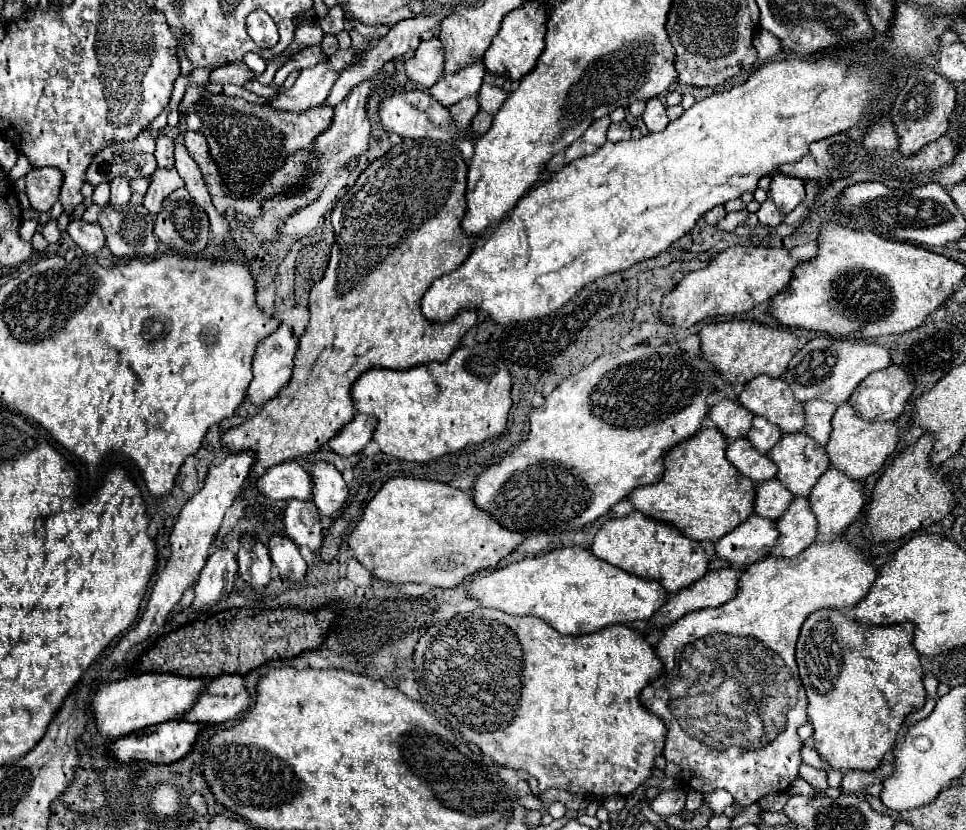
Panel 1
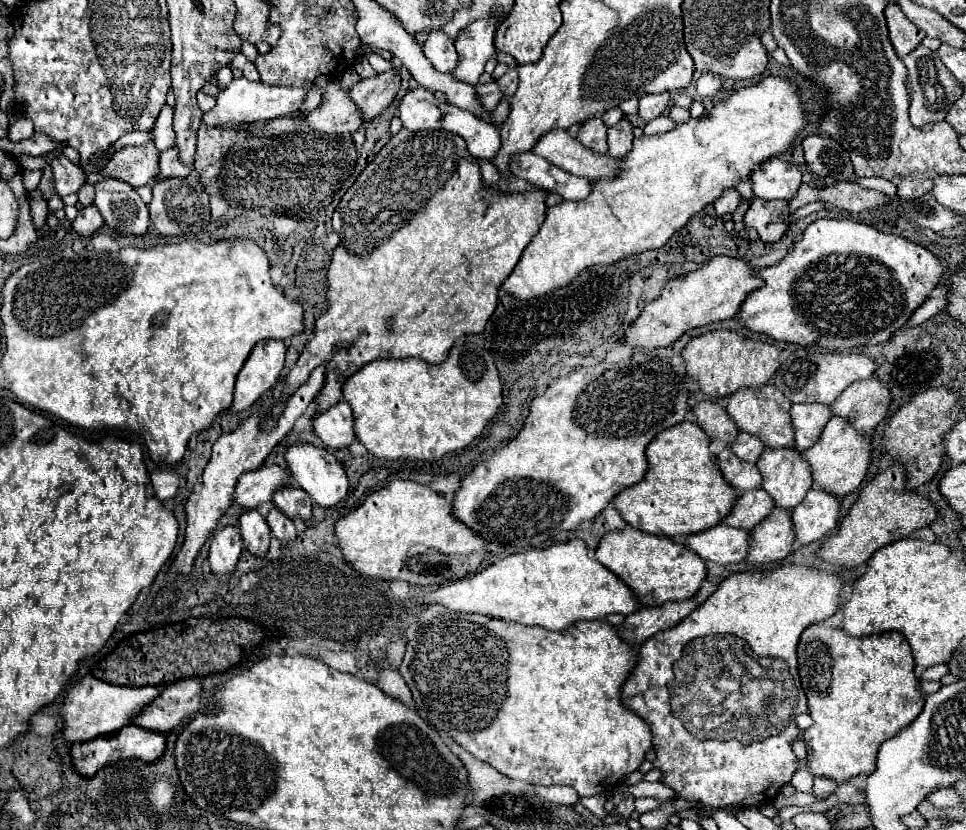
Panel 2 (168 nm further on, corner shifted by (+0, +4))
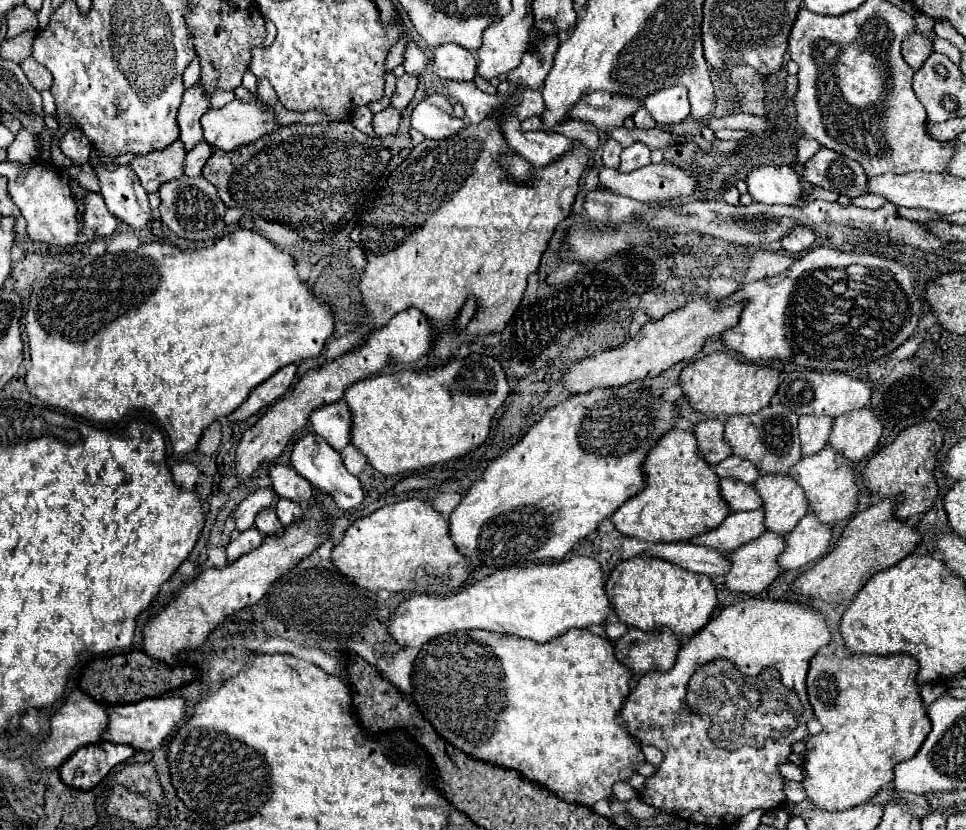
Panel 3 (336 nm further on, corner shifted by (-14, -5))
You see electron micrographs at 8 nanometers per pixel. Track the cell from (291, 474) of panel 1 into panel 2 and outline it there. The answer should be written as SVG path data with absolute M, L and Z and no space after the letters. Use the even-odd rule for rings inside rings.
M261 466L245 472L235 488L235 502L245 508L257 508L263 502L271 502L273 494L291 484L291 474L281 466Z

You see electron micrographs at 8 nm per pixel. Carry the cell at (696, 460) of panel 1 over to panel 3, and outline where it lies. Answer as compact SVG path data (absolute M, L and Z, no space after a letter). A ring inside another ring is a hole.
M681 429L665 433L647 453L643 461L645 489L621 505L613 515L611 523L627 537L635 537L651 543L673 543L689 541L695 535L715 529L727 513L727 505L719 501L719 477L699 457L695 435Z

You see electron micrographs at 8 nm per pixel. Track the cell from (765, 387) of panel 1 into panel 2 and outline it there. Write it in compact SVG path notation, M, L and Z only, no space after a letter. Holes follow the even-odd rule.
M765 384L763 388L741 388L729 396L729 404L727 404L727 412L733 416L739 430L759 436L769 448L793 444L793 424L791 424L789 408L791 402L773 384Z

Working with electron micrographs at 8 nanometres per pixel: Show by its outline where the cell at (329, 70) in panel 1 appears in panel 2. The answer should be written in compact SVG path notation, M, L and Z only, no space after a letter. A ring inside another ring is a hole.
M233 78L233 82L217 94L217 104L213 110L203 114L203 122L209 126L229 126L241 122L265 122L279 116L289 116L301 110L305 96L313 88L313 82L303 82L301 86L267 86L261 82L249 82L247 78Z

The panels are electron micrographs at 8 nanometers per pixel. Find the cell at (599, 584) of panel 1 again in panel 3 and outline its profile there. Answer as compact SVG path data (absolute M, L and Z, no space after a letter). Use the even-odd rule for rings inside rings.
M571 557L557 563L501 569L443 599L411 595L387 619L387 631L401 647L421 647L443 633L465 629L485 629L547 643L571 627L587 629L609 617L613 617L613 609L603 587L601 565L591 557Z

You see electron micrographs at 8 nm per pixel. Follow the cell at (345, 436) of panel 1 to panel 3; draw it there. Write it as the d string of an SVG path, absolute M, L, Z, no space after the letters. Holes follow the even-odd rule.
M335 401L315 409L309 417L317 435L321 435L333 449L343 451L349 445L351 413L345 401Z

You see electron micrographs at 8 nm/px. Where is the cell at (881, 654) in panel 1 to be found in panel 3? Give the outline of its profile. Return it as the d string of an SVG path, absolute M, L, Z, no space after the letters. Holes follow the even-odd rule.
M815 655L811 665L809 665L809 673L807 673L807 695L809 695L809 703L813 707L813 715L815 719L823 725L823 731L819 735L809 735L805 739L805 755L803 755L803 775L805 779L801 781L803 785L803 791L809 799L809 803L821 811L845 811L845 809L851 809L851 807L857 807L865 801L869 801L883 785L887 785L889 781L893 781L893 767L901 761L907 761L911 757L915 757L915 753L919 751L919 747L923 745L925 737L929 735L931 731L931 721L927 719L927 711L921 703L921 697L919 697L919 691L917 691L917 683L915 683L915 677L917 677L917 671L919 671L919 663L911 657L911 655L849 655L849 657L835 657L835 655Z

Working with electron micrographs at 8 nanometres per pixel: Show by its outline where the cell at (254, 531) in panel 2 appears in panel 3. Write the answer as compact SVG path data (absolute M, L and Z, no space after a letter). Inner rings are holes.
M275 507L263 509L257 513L255 517L255 527L263 533L263 535L279 535L279 531L283 531L285 527L281 525L281 521L275 515Z

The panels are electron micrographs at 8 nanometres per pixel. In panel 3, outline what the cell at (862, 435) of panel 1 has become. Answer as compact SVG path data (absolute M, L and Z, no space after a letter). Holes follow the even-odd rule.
M821 449L811 457L801 457L799 463L795 463L787 473L805 491L805 497L809 501L809 511L815 513L823 525L833 525L835 521L849 517L857 507L859 485L855 483L851 465L853 465L851 461L839 457L831 449Z

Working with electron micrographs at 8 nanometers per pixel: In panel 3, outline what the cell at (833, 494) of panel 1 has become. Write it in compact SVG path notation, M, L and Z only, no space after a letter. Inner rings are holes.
M807 513L791 533L785 535L785 549L777 563L783 571L805 567L811 561L821 559L827 553L831 541L831 527L817 521L813 513Z

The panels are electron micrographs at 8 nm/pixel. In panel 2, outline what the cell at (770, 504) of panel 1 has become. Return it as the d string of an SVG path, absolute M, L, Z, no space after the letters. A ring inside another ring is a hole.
M757 488L753 492L743 492L735 504L735 508L731 510L731 514L723 520L723 524L727 526L741 526L745 530L751 530L753 526L757 526L771 510L775 508L773 498Z

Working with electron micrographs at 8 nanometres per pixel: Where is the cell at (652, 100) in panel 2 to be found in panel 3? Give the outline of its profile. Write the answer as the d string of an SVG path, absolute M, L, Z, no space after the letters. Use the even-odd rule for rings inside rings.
M673 85L673 87L659 89L645 97L645 107L661 127L681 123L689 115L687 87Z

